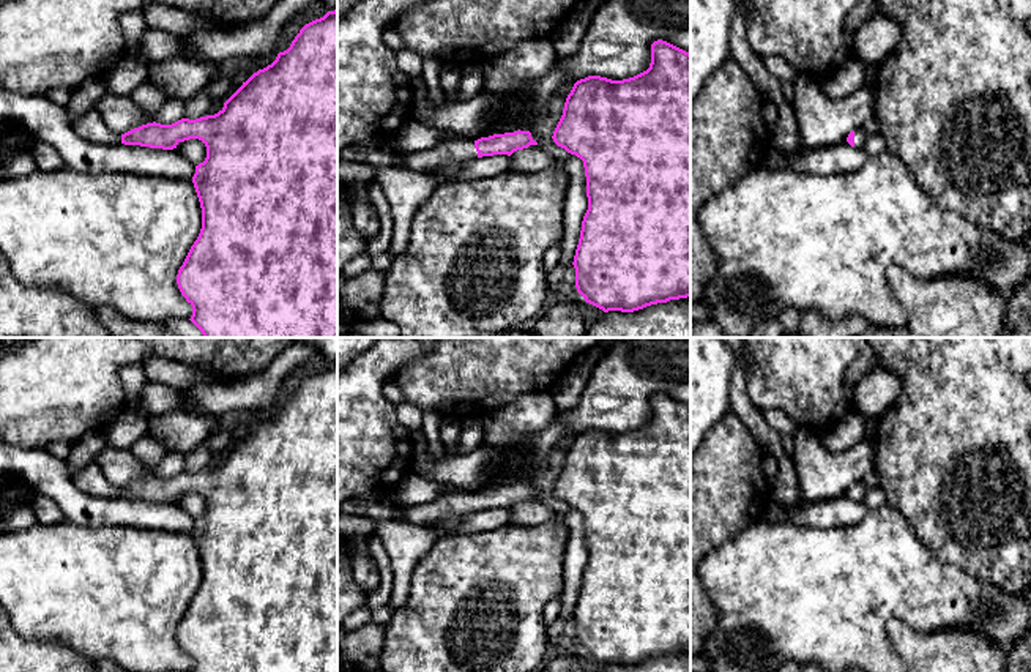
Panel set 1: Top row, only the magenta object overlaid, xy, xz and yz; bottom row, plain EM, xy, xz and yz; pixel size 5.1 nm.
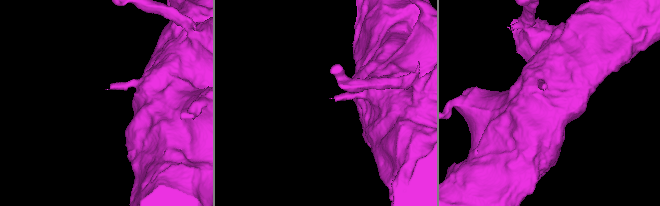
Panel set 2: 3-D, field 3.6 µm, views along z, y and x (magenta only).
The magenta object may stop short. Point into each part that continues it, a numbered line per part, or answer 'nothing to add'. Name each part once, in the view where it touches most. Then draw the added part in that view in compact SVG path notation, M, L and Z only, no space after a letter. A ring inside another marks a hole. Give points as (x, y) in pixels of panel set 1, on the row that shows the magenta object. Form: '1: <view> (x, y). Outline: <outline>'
1: xz (454, 149). Outline: M451 136L434 148L408 153L405 156L396 155L396 162L404 169L427 174L441 164L465 162L476 158L478 151L475 148L475 140Z

